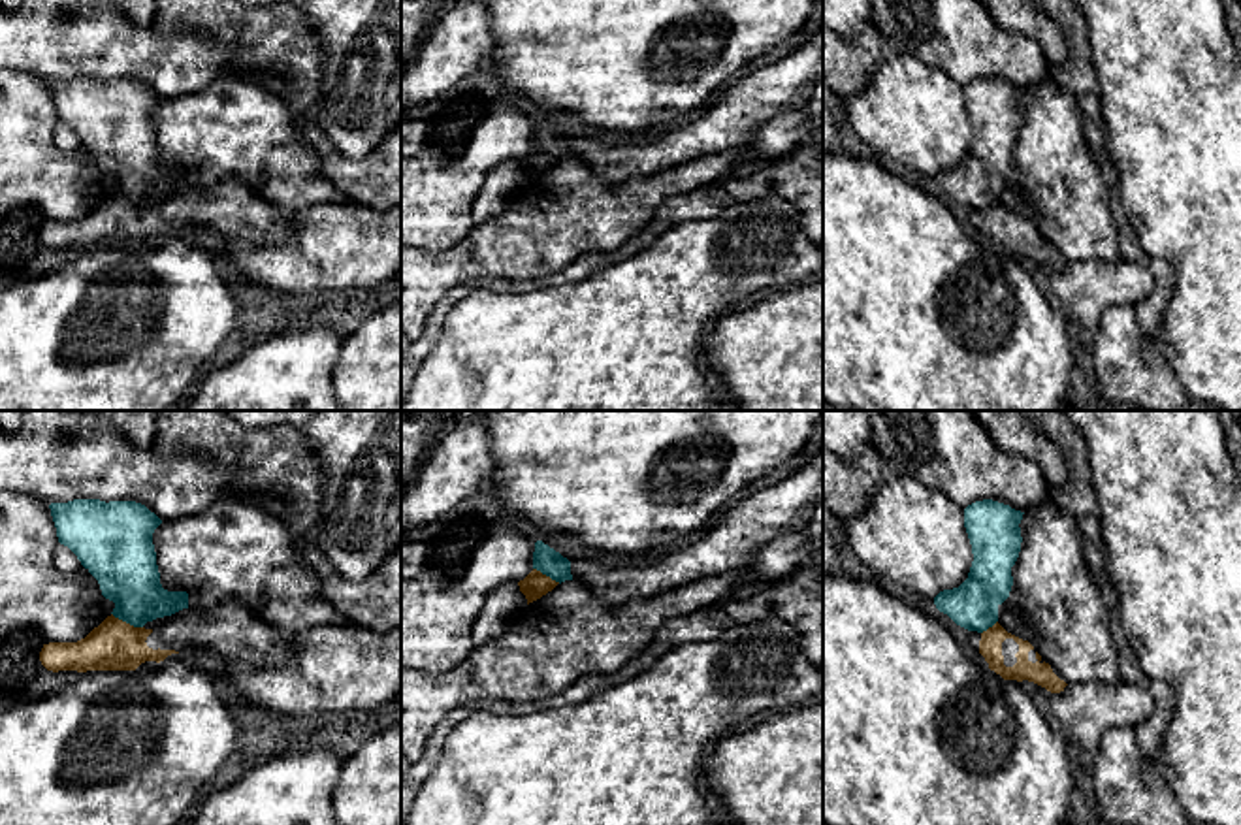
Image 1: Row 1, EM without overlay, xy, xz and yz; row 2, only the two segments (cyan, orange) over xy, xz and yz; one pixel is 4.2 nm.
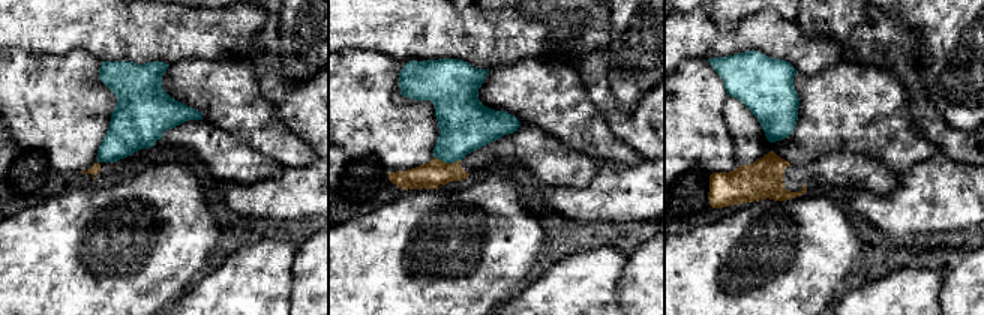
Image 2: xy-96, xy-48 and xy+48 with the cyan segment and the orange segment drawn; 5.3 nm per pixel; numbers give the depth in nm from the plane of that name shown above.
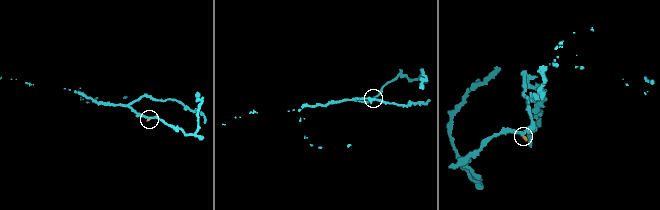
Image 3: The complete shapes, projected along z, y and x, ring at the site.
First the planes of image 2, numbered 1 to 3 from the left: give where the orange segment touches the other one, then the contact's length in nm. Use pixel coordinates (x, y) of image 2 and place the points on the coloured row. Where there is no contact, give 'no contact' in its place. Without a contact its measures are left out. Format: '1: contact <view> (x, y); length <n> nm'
1: no contact
2: contact xy-48 (447, 162); length 150 nm
3: no contact

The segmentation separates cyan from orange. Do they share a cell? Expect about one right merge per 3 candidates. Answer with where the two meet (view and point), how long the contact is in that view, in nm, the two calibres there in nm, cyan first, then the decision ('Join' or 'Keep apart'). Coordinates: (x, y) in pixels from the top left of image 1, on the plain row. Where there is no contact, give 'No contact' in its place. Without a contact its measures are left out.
Touches cyan at xy (127, 200). Shared border 150 nm. Thickness 280 nm (cyan) against 220 nm. Keep apart

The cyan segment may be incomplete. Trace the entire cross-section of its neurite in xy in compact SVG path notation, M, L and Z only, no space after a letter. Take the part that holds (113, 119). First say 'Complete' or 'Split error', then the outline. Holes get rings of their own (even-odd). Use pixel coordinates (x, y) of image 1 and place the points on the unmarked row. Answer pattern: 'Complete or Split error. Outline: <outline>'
Complete. Outline: M73 77L51 81L58 121L68 124L81 143L98 158L102 173L115 181L113 194L143 205L156 196L188 186L186 170L168 170L160 162L153 111L162 98L136 79Z

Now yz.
Complete. Outline: M992 77L964 87L964 105L974 132L968 156L934 175L936 186L957 203L983 211L998 200L998 185L1013 164L1011 145L1021 130L1023 92Z

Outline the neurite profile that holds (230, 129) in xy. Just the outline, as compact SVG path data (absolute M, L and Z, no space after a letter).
M235 75L162 100L153 111L160 162L186 170L188 186L235 177L282 213L347 198L318 171L318 156L277 94Z

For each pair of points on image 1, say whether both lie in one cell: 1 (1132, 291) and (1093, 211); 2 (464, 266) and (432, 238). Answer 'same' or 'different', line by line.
1: different
2: different

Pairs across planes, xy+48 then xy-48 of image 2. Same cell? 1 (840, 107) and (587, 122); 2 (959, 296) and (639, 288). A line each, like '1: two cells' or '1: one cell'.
1: one cell
2: one cell

